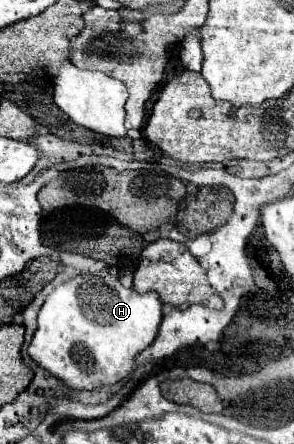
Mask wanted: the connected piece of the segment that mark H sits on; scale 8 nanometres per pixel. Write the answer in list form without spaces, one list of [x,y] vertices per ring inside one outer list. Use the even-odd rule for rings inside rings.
[[[80,274],[58,284],[46,296],[28,354],[66,386],[94,390],[104,384],[116,384],[132,372],[136,354],[154,342],[160,322],[162,302],[156,292],[138,294],[134,288],[124,288],[110,274]]]

